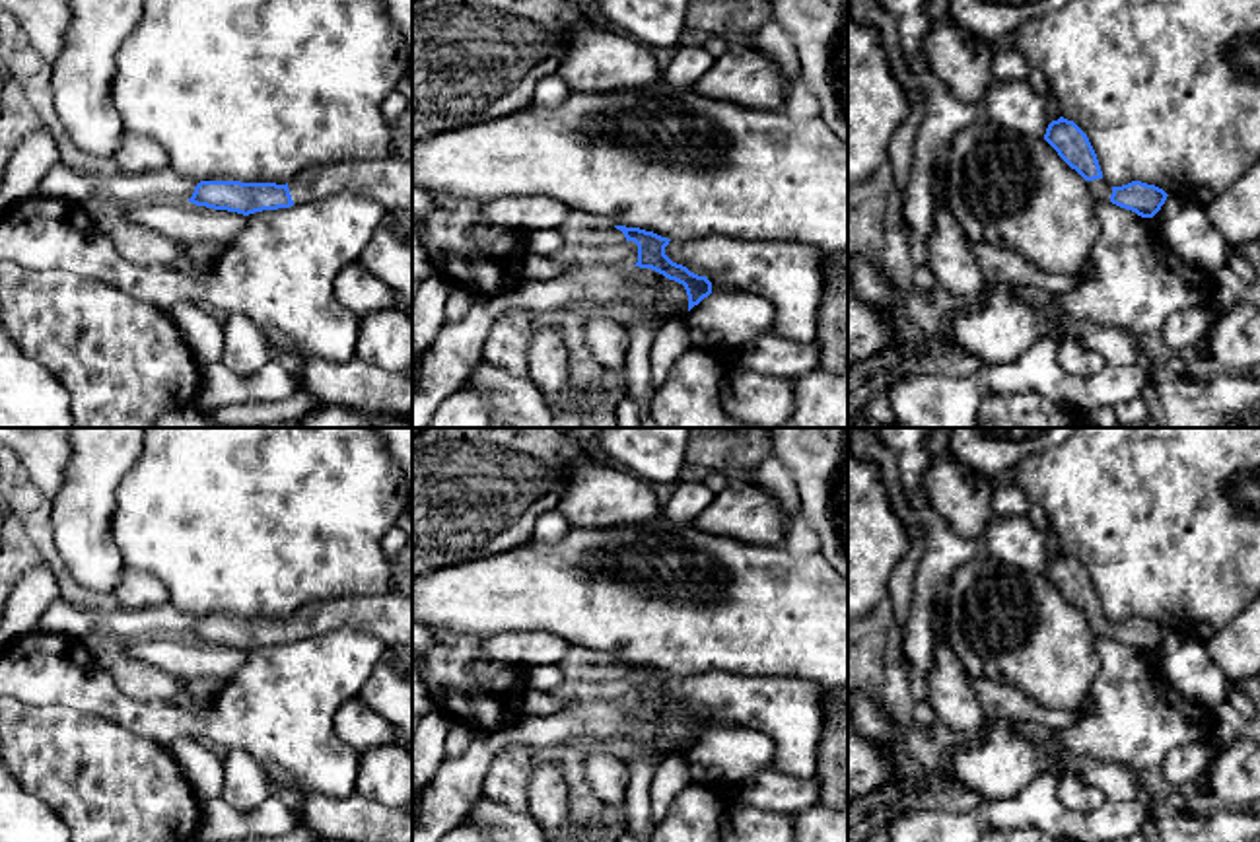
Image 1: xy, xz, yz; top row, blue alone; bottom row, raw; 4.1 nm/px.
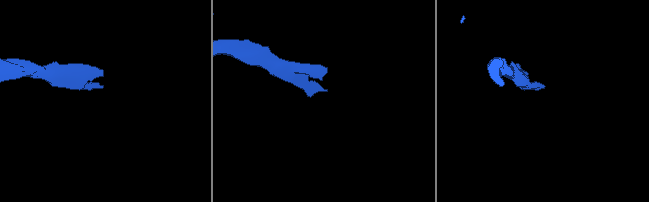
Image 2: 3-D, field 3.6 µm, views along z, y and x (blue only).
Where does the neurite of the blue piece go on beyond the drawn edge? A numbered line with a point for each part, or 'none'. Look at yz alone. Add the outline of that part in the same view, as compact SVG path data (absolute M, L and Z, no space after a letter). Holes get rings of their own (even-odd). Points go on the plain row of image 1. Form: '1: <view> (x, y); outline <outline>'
1: yz (1101, 627); outline M1104 614L1087 616L1095 638L1110 638L1112 622Z

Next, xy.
1: xy (389, 615); outline M391 587L381 595L342 595L329 601L313 601L288 618L294 642L323 636L340 628L358 628L385 642L387 648L412 646L412 595Z

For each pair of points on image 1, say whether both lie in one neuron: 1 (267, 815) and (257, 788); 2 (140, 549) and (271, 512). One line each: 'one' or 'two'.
1: two
2: one

